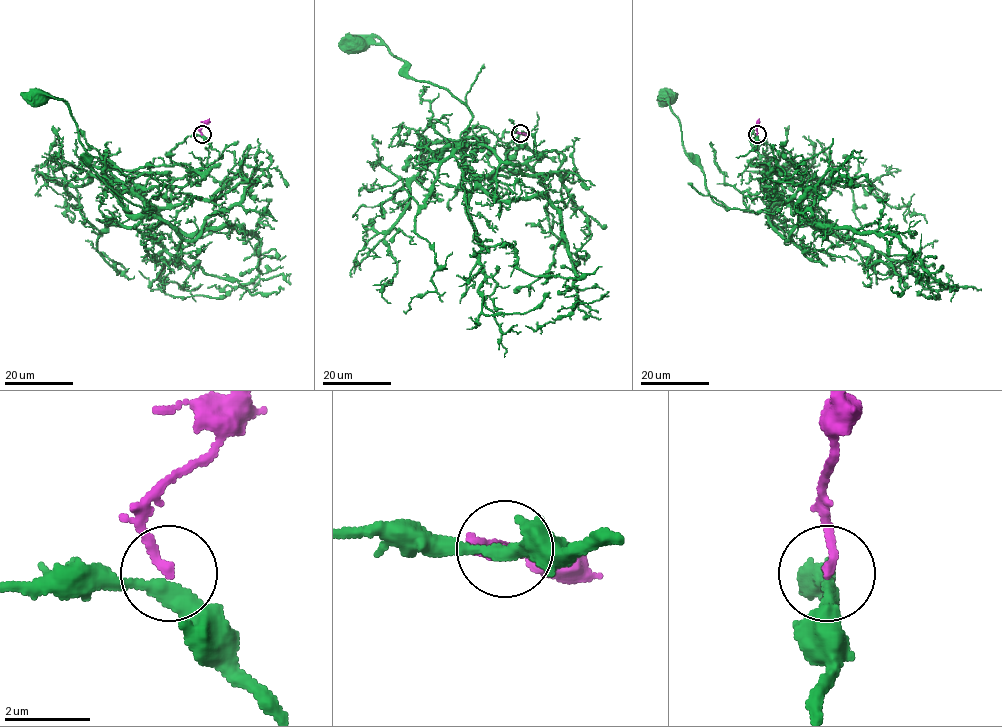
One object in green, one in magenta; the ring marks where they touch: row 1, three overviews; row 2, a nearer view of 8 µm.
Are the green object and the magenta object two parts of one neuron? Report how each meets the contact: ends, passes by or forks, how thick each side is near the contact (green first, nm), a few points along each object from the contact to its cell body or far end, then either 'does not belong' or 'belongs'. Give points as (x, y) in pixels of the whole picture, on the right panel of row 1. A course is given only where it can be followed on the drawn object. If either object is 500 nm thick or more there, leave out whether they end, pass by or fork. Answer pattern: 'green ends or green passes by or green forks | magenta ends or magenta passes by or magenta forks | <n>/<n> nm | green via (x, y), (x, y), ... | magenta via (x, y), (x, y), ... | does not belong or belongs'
green passes by | magenta ends | 320/200 nm | green via (757, 135), (801, 175), (800, 206), (782, 203), (756, 212), (717, 204), (705, 174), (685, 152), (669, 101) | magenta via (757, 135), (759, 118) | does not belong

